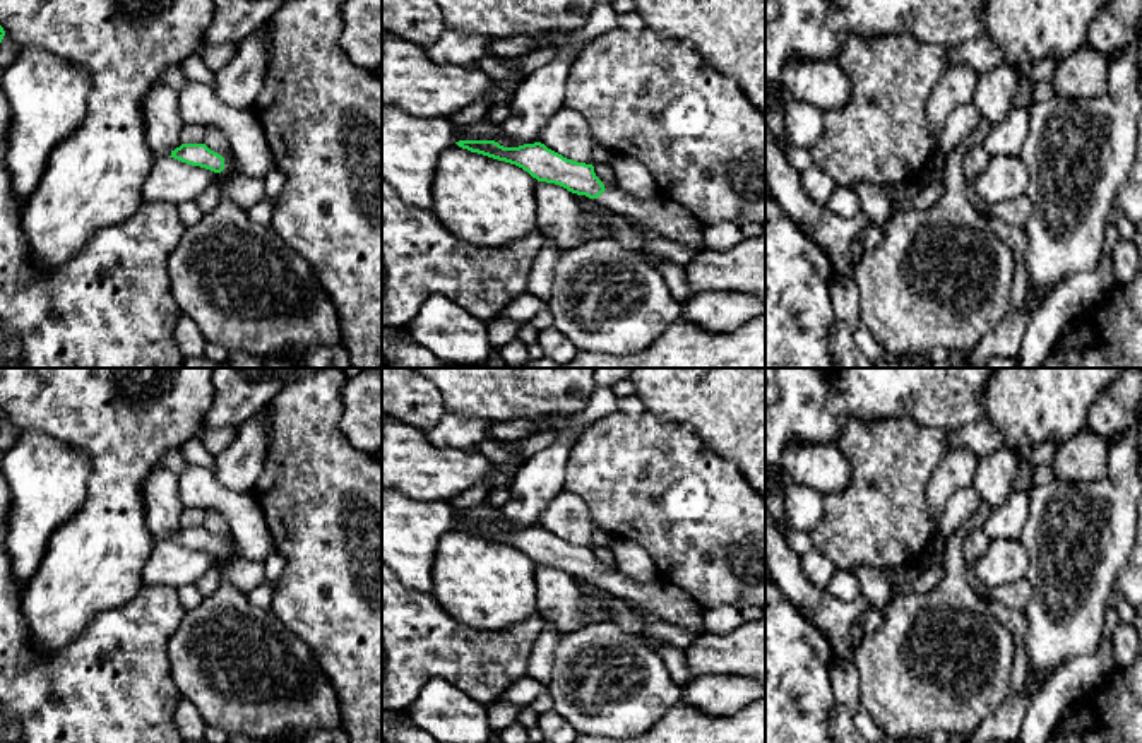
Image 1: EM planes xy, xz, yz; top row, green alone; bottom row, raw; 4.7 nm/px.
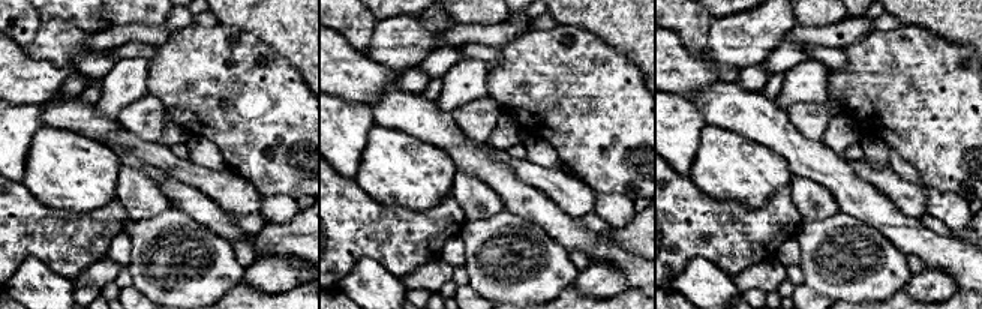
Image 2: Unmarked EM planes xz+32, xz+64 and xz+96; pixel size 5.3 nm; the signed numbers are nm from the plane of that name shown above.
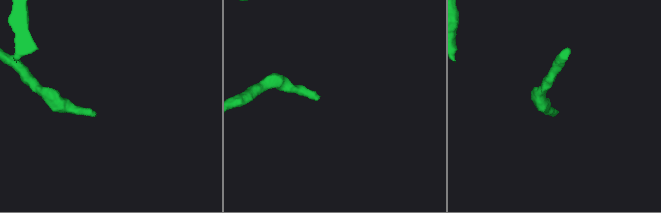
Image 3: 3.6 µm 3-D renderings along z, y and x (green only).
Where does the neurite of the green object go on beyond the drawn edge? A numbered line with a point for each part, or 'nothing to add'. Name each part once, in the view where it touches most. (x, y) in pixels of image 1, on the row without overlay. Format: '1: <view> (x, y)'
1: xz (672, 605)

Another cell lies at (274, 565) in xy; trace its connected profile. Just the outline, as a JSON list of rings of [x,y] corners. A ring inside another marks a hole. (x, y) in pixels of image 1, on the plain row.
[[[272,551],[264,562],[265,582],[276,584],[284,572],[284,567],[286,560],[279,553]]]

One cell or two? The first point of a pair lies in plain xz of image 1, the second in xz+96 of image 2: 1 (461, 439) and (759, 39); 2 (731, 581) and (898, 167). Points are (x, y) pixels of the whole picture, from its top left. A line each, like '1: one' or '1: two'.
1: one
2: two

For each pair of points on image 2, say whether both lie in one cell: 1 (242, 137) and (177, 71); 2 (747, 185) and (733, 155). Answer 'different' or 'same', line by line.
1: same
2: same

